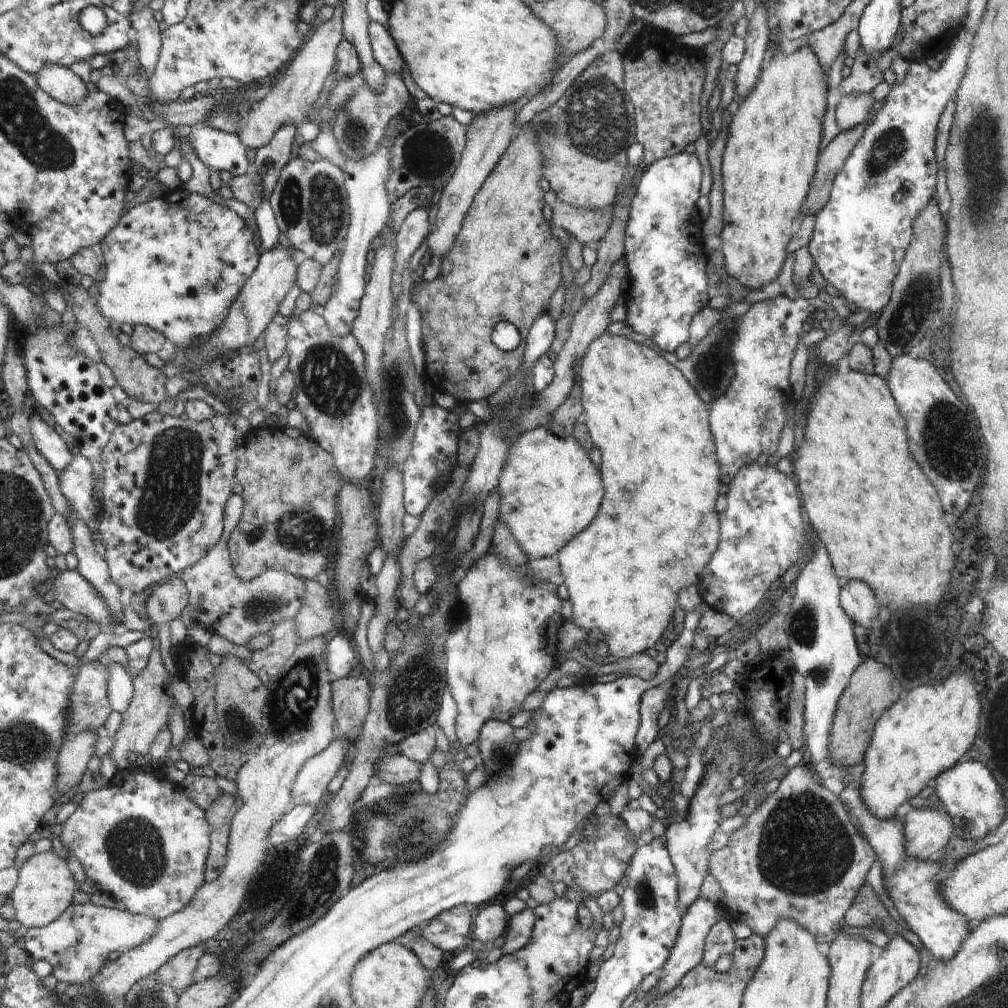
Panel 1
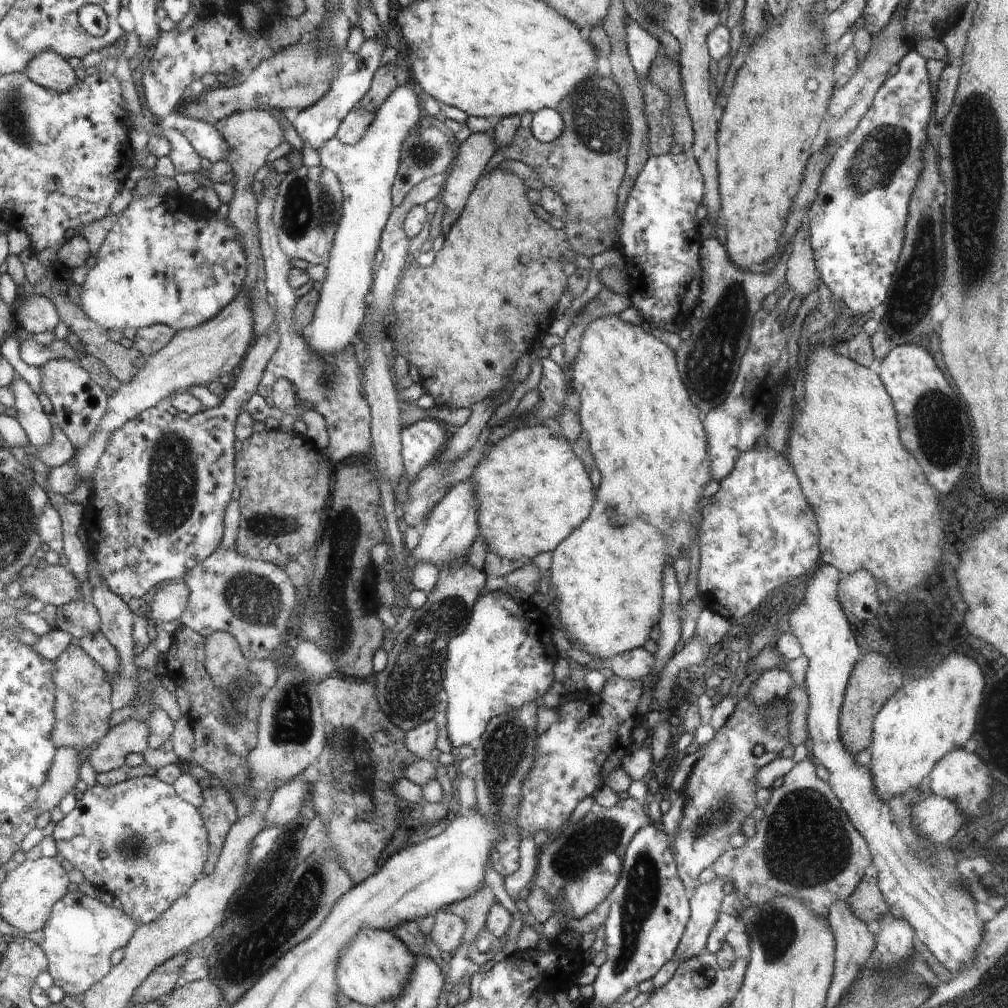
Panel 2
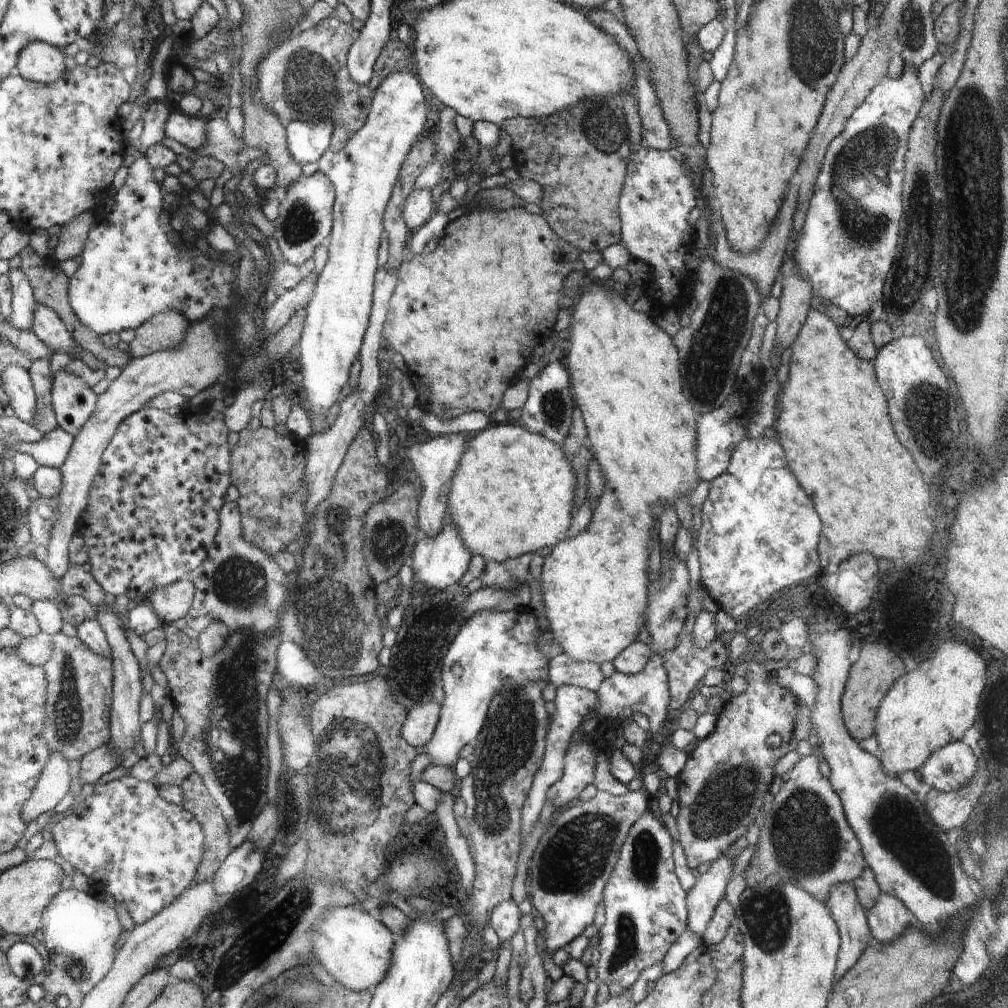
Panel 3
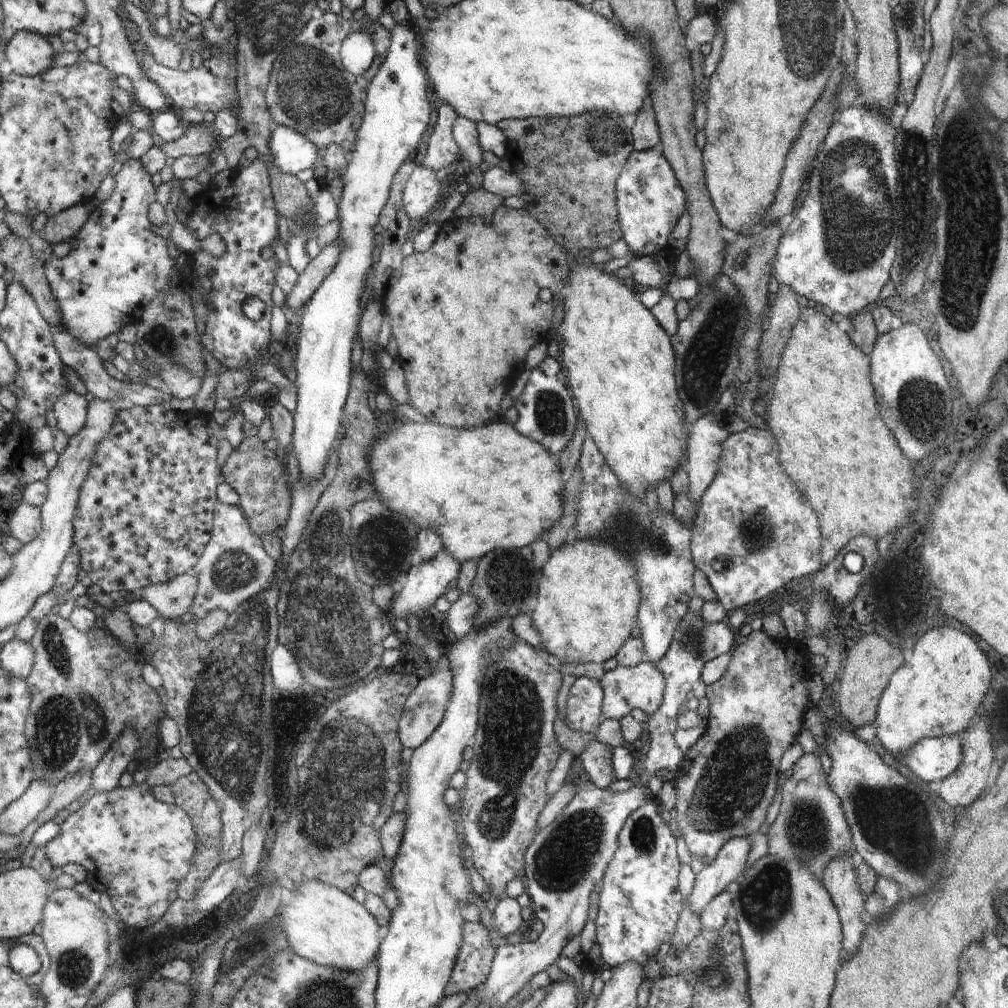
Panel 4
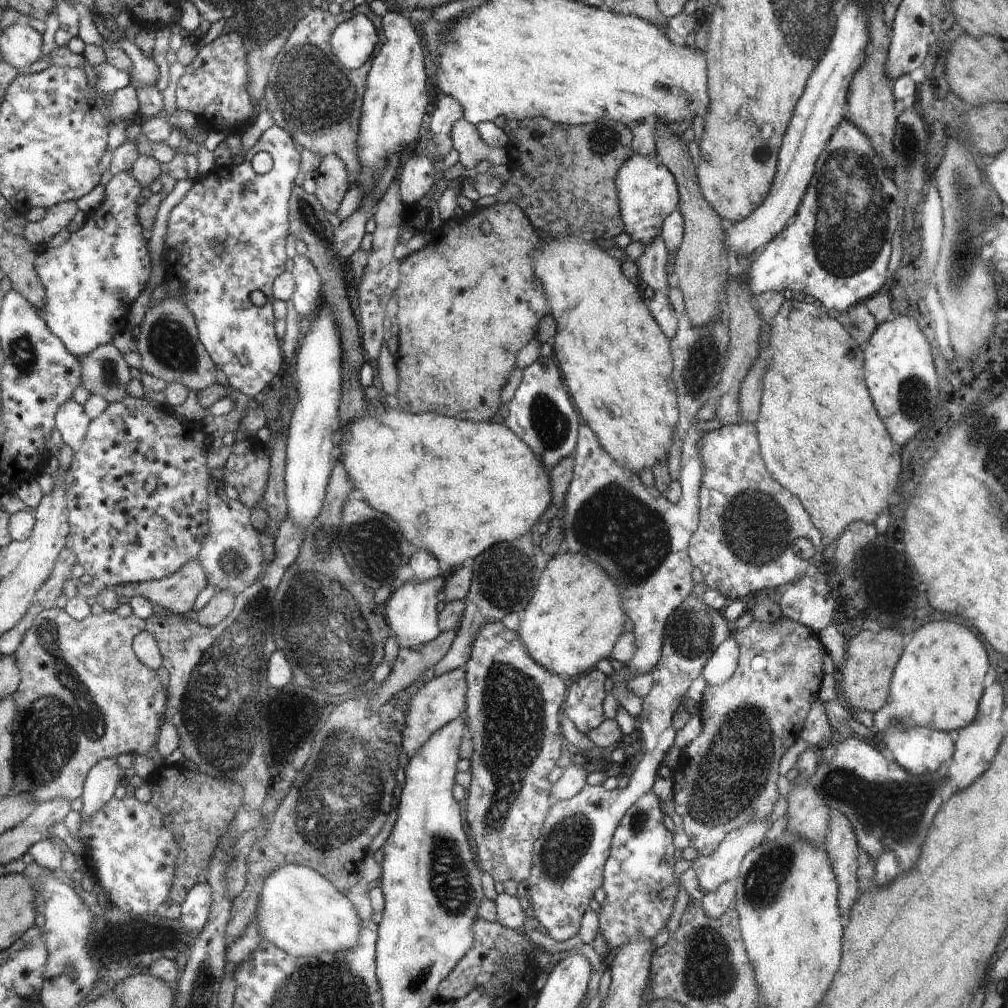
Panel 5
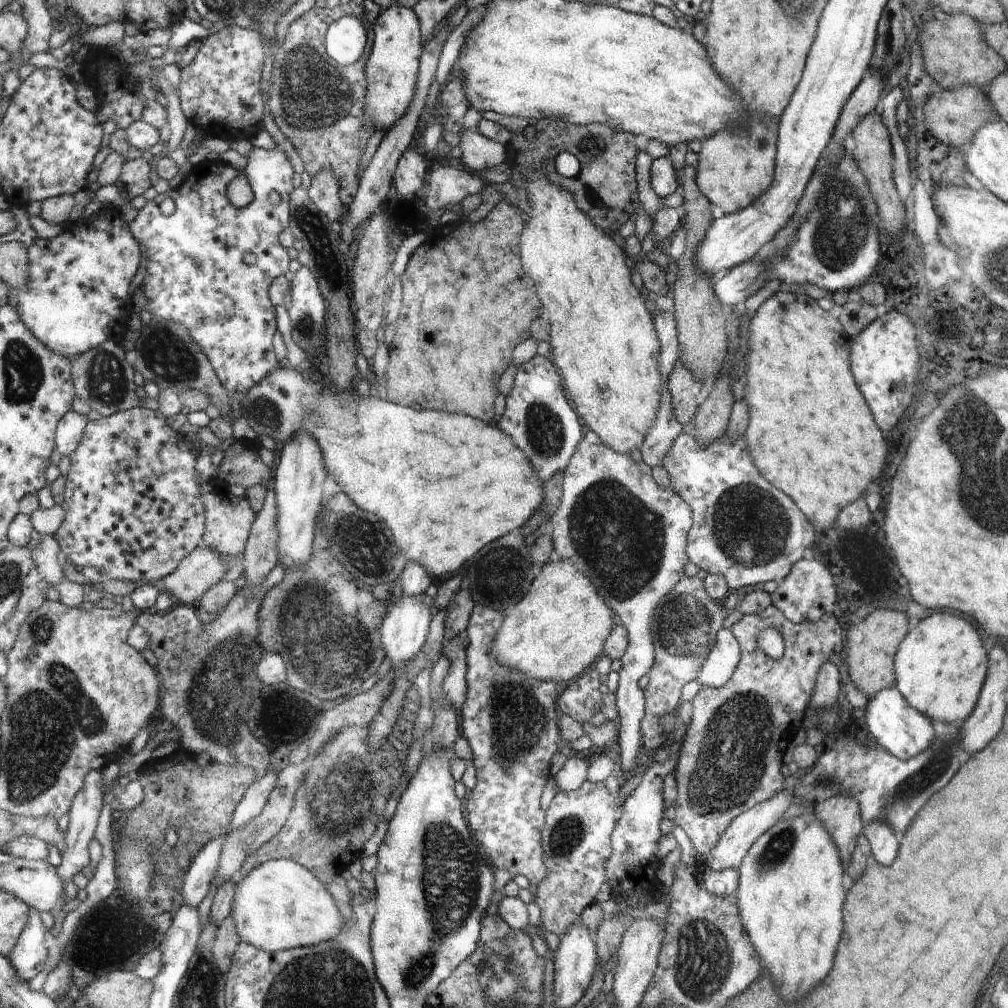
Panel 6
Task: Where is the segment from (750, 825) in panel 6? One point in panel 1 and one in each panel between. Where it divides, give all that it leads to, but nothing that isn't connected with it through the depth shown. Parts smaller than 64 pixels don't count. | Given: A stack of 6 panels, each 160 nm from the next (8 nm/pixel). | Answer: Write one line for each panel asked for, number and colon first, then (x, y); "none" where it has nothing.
1: (687, 953)
2: (706, 901)
3: (703, 898)
4: (730, 864)
5: (712, 871)

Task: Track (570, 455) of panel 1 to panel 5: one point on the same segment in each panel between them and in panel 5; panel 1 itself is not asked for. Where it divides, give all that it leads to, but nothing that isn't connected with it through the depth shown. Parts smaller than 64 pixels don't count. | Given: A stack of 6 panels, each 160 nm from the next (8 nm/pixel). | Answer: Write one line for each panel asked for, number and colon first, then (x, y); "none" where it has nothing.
2: (532, 491)
3: (513, 492)
4: (480, 489)
5: (455, 487)

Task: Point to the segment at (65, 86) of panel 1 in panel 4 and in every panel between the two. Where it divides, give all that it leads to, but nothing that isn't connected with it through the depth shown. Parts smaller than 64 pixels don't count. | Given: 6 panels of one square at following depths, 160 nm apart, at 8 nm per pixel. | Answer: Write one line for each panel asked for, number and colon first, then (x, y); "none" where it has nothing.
2: (51, 70)
3: (42, 61)
4: (31, 54)

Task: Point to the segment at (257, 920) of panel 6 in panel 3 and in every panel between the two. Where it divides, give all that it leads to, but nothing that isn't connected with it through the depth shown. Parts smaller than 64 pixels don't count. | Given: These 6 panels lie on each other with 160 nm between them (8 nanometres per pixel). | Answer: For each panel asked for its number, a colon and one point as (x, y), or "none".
3: (356, 948)
4: (326, 925)
5: (300, 911)

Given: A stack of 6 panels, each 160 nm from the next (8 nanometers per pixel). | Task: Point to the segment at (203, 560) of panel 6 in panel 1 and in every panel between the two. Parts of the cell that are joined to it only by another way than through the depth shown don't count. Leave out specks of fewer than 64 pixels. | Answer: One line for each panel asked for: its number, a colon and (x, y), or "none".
1: (167, 600)
2: (167, 603)
3: (170, 603)
4: (172, 599)
5: (178, 593)

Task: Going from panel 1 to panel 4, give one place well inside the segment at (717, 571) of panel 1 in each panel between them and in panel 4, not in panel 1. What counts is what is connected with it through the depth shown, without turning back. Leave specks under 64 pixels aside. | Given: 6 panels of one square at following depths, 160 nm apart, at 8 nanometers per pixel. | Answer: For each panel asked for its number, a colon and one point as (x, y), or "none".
2: (757, 532)
3: (759, 534)
4: (753, 532)

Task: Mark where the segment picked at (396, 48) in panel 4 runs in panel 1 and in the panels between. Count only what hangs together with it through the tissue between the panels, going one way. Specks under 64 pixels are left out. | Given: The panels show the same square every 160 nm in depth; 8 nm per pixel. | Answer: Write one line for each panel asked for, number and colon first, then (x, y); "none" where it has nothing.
1: (370, 209)
2: (367, 170)
3: (364, 172)

